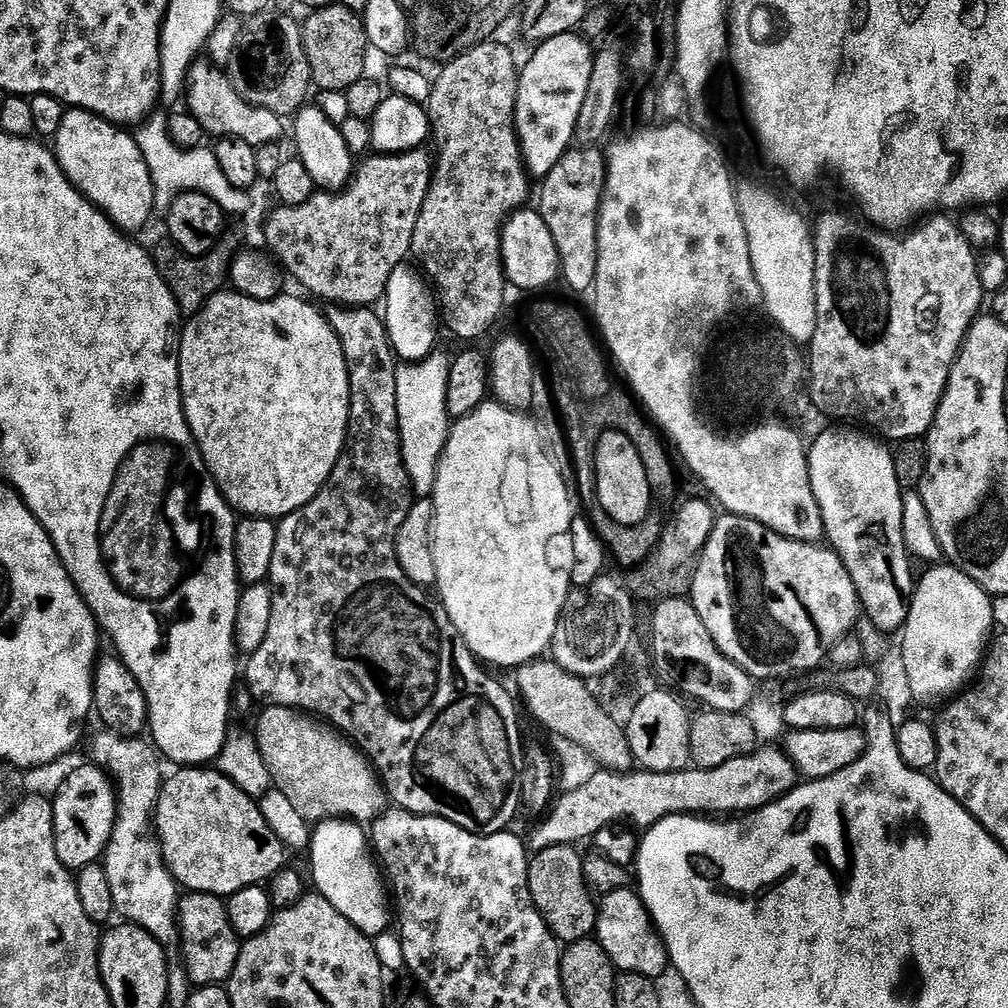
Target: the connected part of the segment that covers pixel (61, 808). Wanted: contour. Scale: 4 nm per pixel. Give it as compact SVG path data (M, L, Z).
M99 763L84 764L76 768L64 780L60 793L54 796L56 810L56 849L62 858L62 862L69 870L84 868L105 855L107 846L112 841L112 831L116 828L118 819L118 788L113 777Z

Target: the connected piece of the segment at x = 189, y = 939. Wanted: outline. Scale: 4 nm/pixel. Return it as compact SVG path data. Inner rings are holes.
M205 892L185 895L178 905L178 932L181 937L184 935L184 944L188 947L184 956L192 960L186 973L189 981L192 979L196 986L220 986L231 981L240 957L242 937L232 924L227 903L221 897Z

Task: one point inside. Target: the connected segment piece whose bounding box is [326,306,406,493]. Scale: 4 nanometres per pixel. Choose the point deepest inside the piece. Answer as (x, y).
(365, 341)

